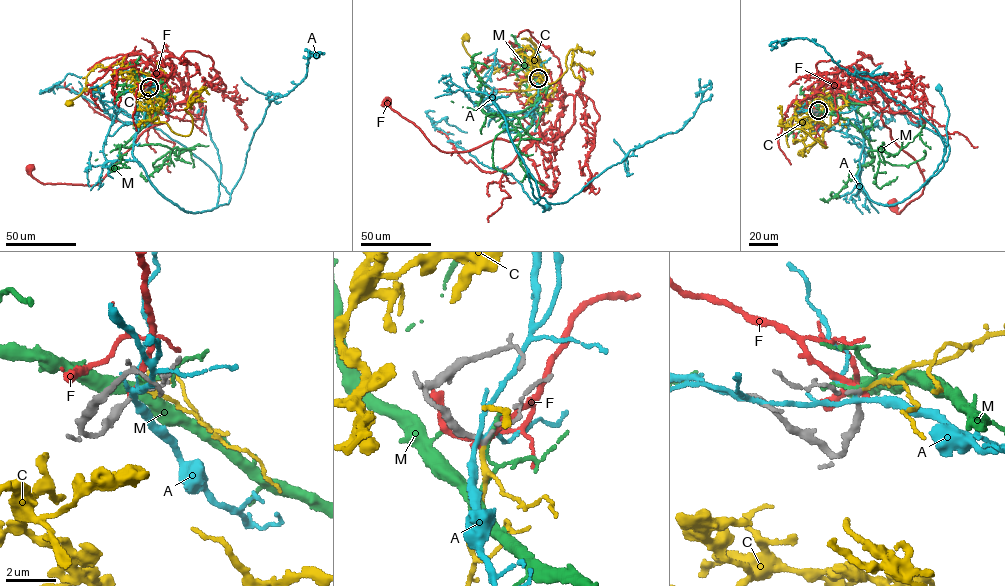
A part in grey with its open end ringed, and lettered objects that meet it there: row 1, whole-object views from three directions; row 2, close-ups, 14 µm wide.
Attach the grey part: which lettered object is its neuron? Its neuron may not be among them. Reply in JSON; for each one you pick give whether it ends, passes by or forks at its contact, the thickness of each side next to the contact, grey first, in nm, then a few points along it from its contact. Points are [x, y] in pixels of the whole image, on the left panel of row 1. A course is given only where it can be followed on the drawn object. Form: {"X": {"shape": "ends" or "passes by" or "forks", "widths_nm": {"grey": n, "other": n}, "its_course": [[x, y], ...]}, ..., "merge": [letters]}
{"C": {"shape": "ends", "widths_nm": {"grey": 130, "other": 170}, "its_course": [[149, 87], [136, 81], [135, 99], [154, 123], [185, 135], [190, 96], [209, 94]]}, "merge": ["C"]}

